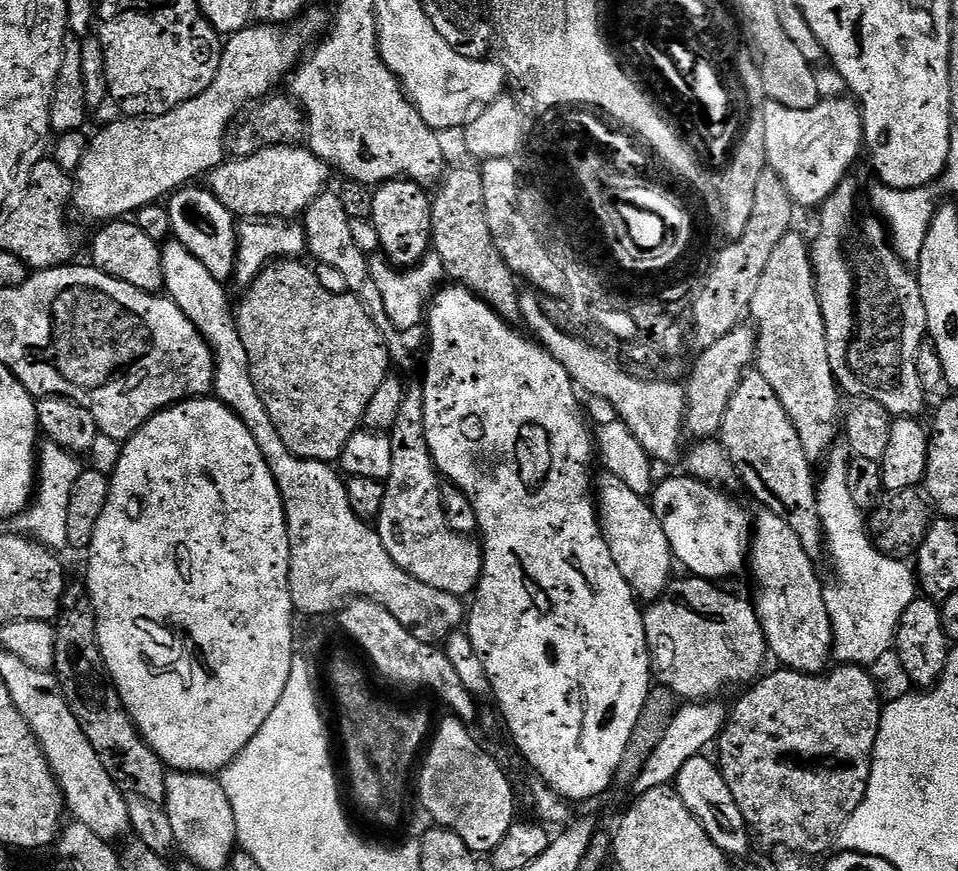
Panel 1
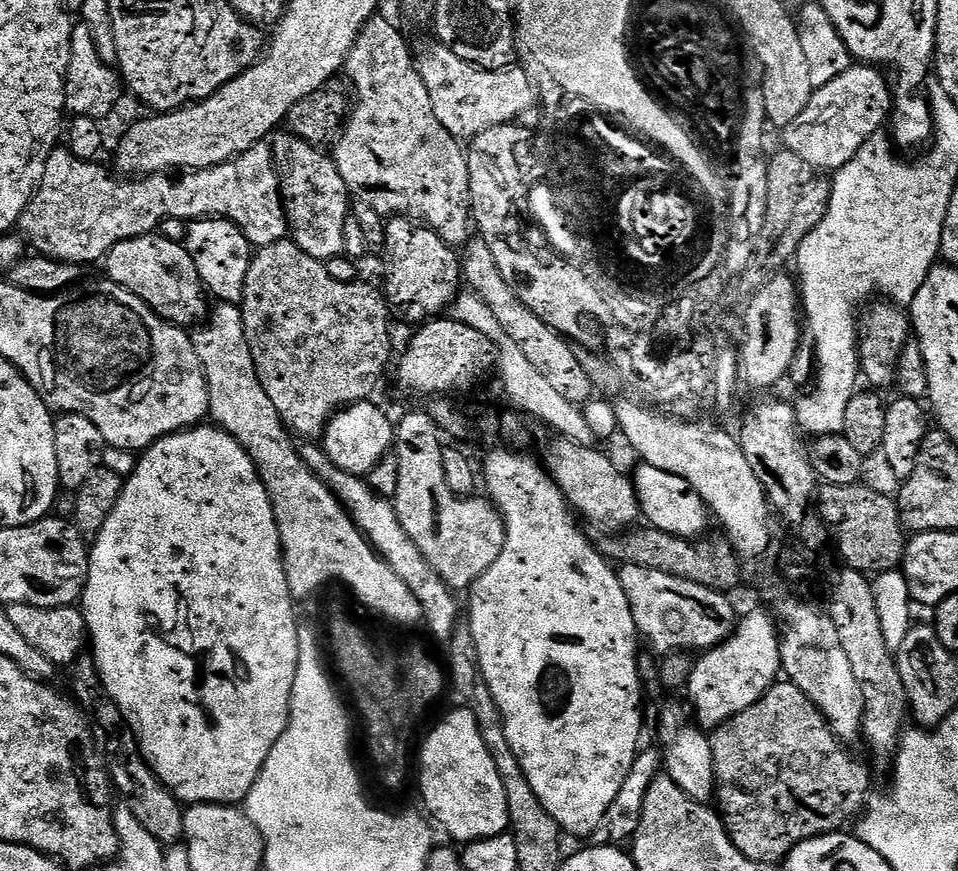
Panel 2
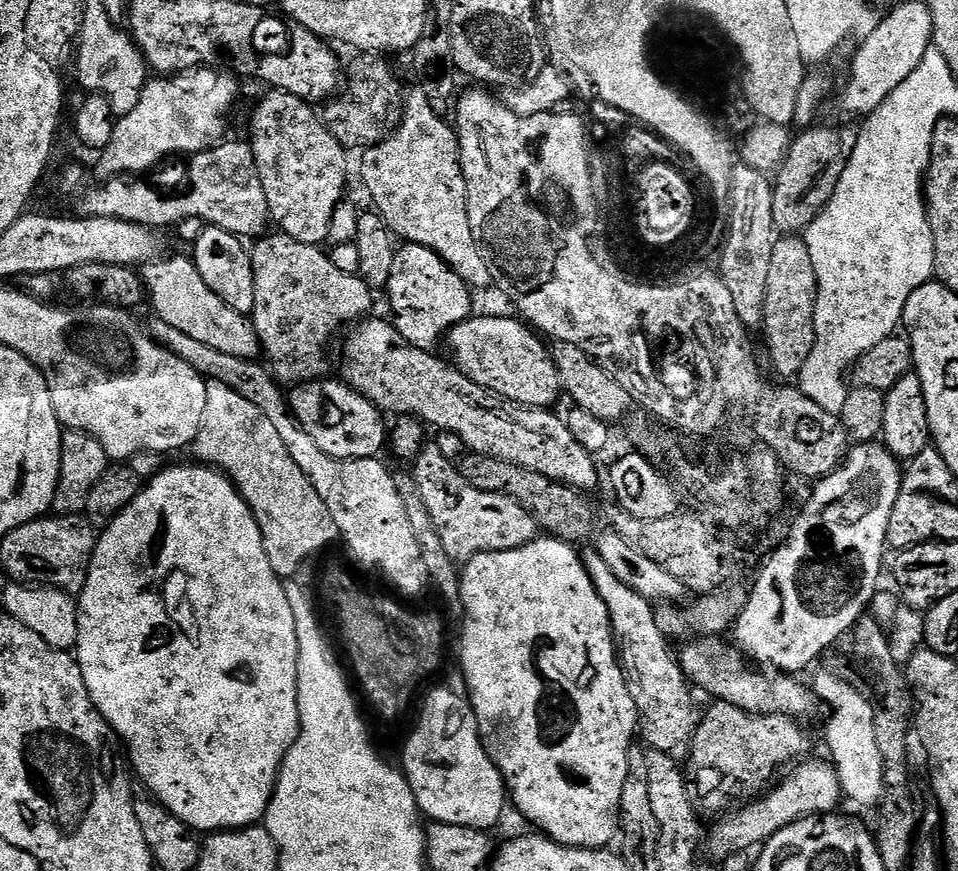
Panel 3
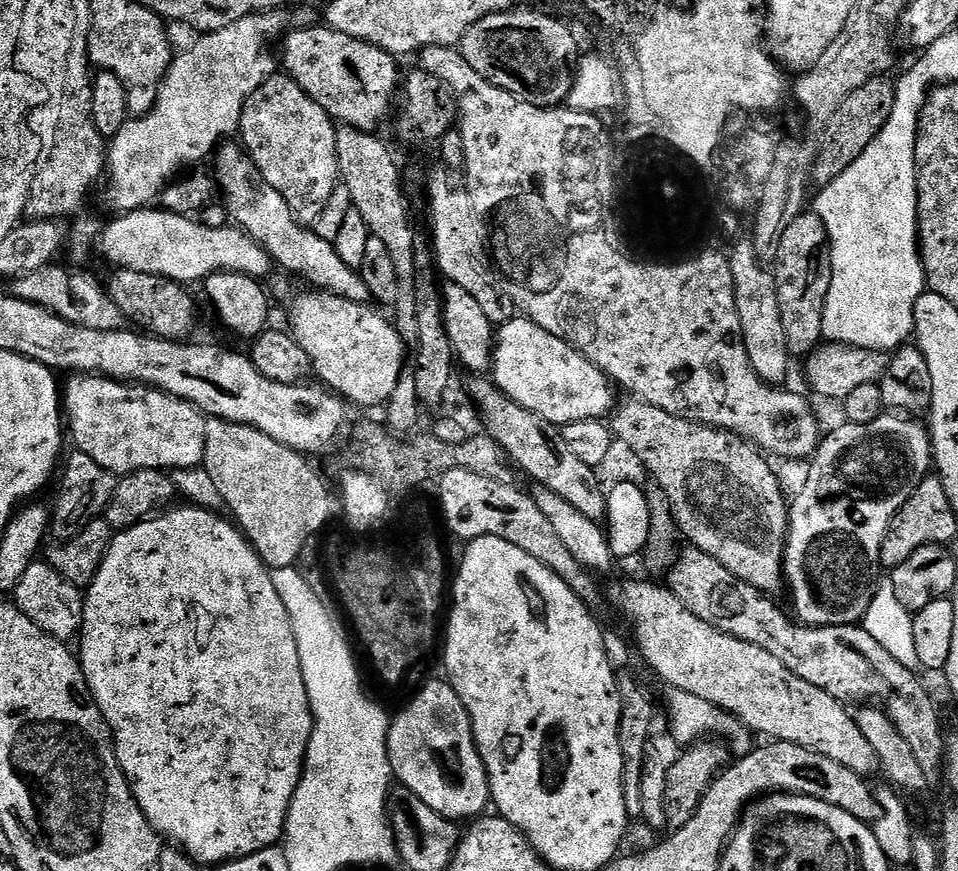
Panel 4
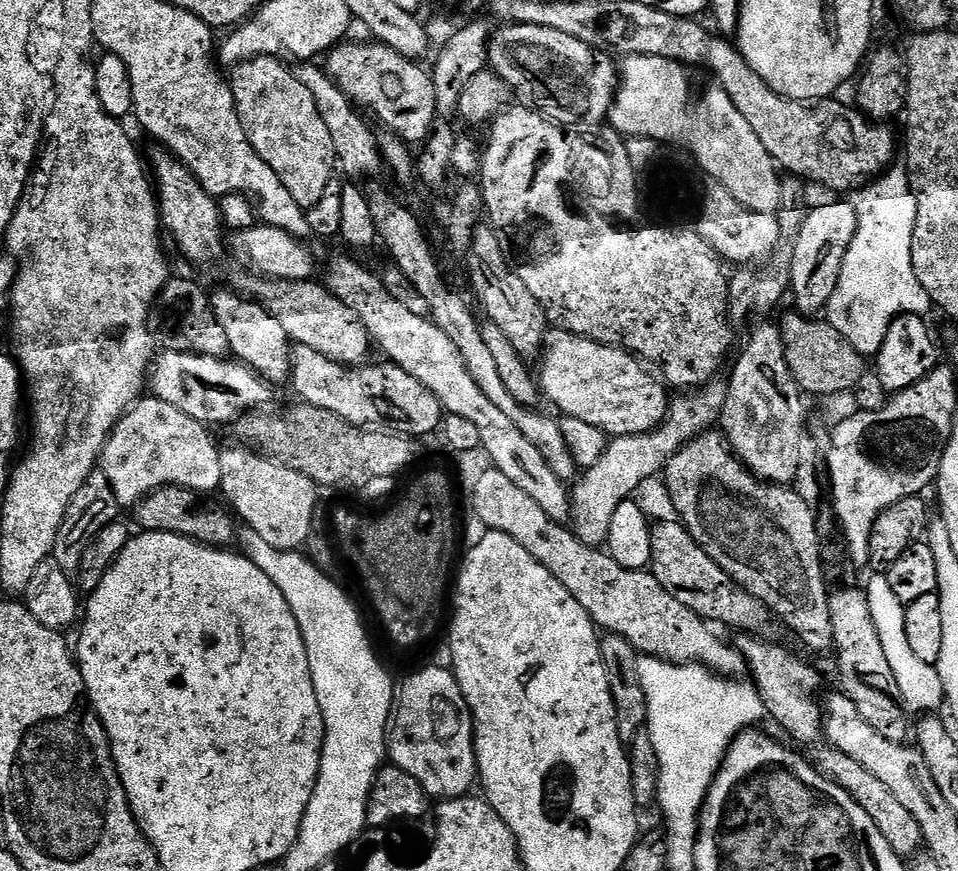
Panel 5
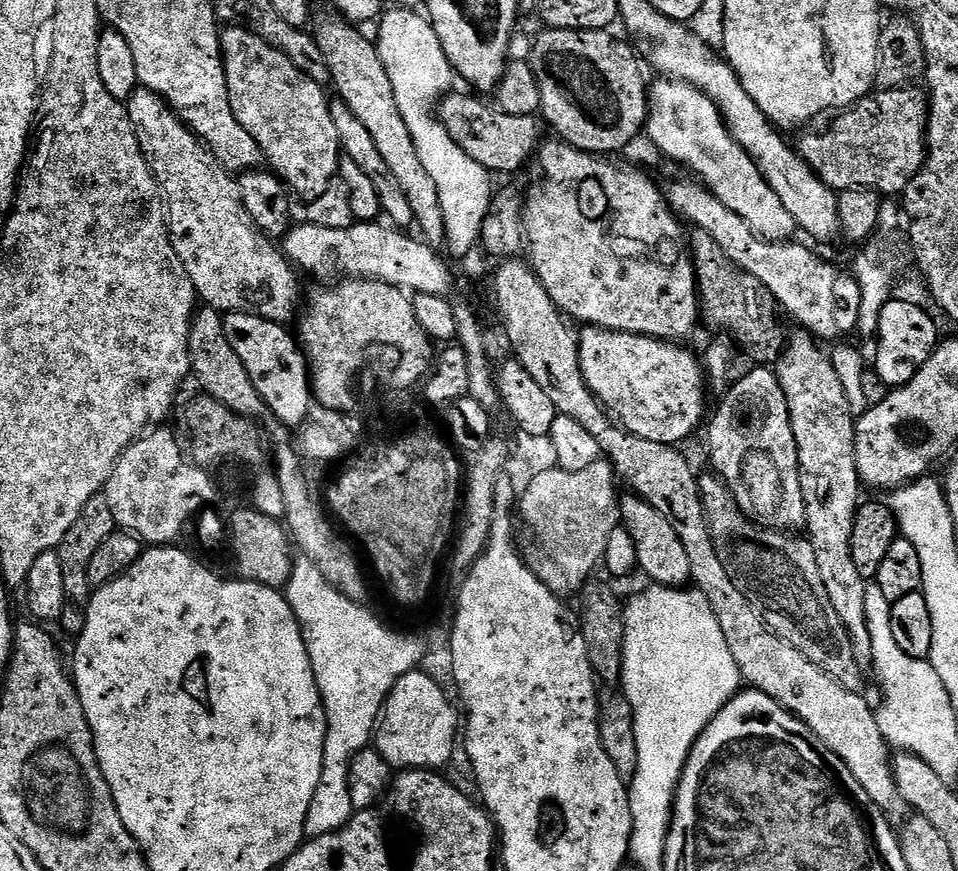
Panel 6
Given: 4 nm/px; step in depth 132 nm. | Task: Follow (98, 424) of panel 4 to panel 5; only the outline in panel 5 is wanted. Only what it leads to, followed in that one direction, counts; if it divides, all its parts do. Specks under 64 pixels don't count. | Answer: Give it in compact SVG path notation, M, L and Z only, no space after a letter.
M155 398L137 400L108 435L98 461L99 471L106 474L121 509L131 509L154 490L166 486L182 486L197 494L215 493L222 482L221 449L216 448L208 432L209 425L182 414L170 402Z

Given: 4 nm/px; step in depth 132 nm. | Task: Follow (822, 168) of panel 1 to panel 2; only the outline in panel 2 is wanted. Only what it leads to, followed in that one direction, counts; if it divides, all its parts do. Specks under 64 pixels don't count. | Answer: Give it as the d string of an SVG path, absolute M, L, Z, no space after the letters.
M856 62L832 81L815 89L806 110L802 110L802 114L798 114L798 118L794 118L794 122L790 122L788 127L783 129L783 147L794 153L801 165L809 164L812 168L829 168L829 170L844 166L869 137L881 131L880 123L884 119L884 123L889 119L890 105L894 96L893 93L888 93L888 84L880 72L883 71L879 67Z

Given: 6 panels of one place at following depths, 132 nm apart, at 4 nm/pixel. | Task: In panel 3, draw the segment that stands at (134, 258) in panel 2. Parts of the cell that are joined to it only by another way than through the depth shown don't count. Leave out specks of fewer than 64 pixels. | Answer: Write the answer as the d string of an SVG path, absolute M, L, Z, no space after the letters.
M187 255L157 258L143 265L142 283L146 300L152 303L155 319L167 322L194 338L198 342L219 350L221 354L231 354L233 358L257 359L261 355L260 338L251 319L238 310L226 306L206 281L198 274L198 266Z

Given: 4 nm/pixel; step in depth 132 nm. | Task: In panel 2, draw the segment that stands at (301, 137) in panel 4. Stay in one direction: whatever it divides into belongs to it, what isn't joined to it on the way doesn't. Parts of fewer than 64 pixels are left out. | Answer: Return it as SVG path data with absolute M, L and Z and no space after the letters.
M291 134L283 135L277 135L270 147L280 174L280 199L284 201L290 239L311 256L343 256L346 218L350 215L350 193L346 182L342 182L335 160L323 147Z

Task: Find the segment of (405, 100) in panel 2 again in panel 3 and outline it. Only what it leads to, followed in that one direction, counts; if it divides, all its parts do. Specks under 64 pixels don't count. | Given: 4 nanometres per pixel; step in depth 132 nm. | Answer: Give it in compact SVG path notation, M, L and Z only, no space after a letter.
M423 90L407 93L404 114L396 131L375 148L367 149L363 156L360 176L364 179L364 188L376 203L373 204L375 211L380 213L392 235L409 244L421 244L434 250L434 254L441 256L469 288L490 287L494 281L494 269L476 243L474 230L470 230L466 178L460 165L460 139L456 137L455 127L433 110Z

